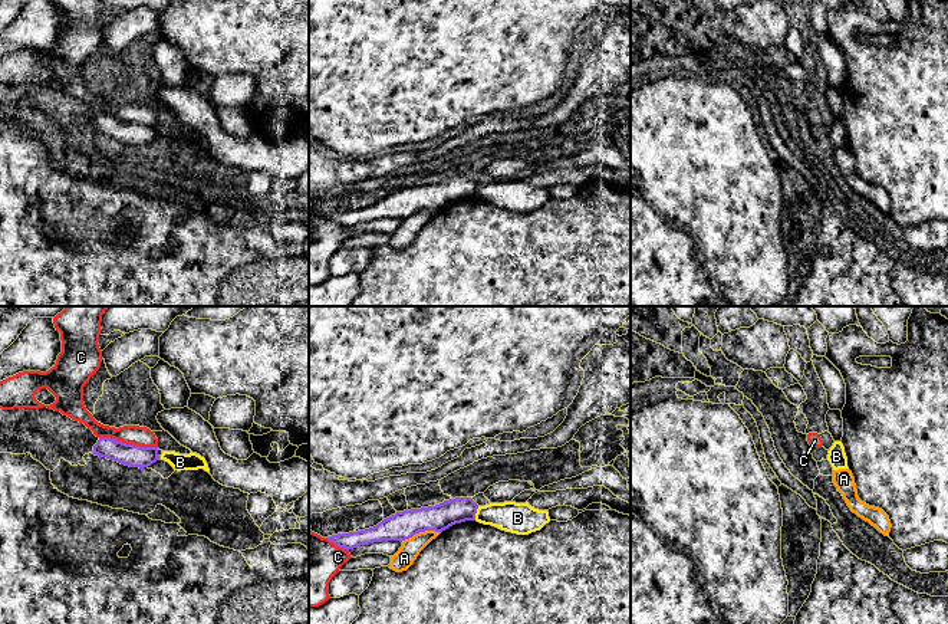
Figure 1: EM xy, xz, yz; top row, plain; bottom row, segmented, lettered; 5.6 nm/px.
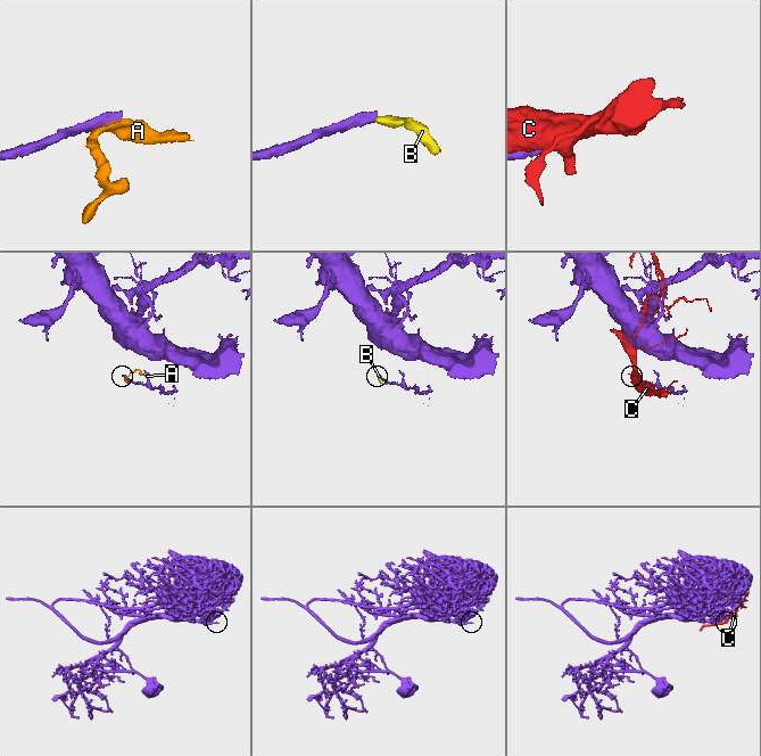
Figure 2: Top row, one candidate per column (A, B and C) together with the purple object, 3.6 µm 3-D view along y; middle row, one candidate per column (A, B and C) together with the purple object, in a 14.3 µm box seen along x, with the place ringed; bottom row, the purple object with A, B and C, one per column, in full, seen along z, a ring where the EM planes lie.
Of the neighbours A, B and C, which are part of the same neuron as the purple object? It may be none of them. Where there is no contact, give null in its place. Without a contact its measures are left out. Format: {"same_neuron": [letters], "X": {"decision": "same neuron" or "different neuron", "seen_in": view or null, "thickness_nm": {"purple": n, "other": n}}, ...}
{"same_neuron": [], "A": {"decision": "different neuron", "seen_in": "xz", "thickness_nm": {"purple": 160, "other": 110}}, "B": {"decision": "different neuron", "seen_in": "xz", "thickness_nm": {"purple": 150, "other": 180}}, "C": {"decision": "different neuron", "seen_in": "xy", "thickness_nm": {"purple": 130, "other": 110}}}

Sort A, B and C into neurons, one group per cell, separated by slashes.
A / B / C

